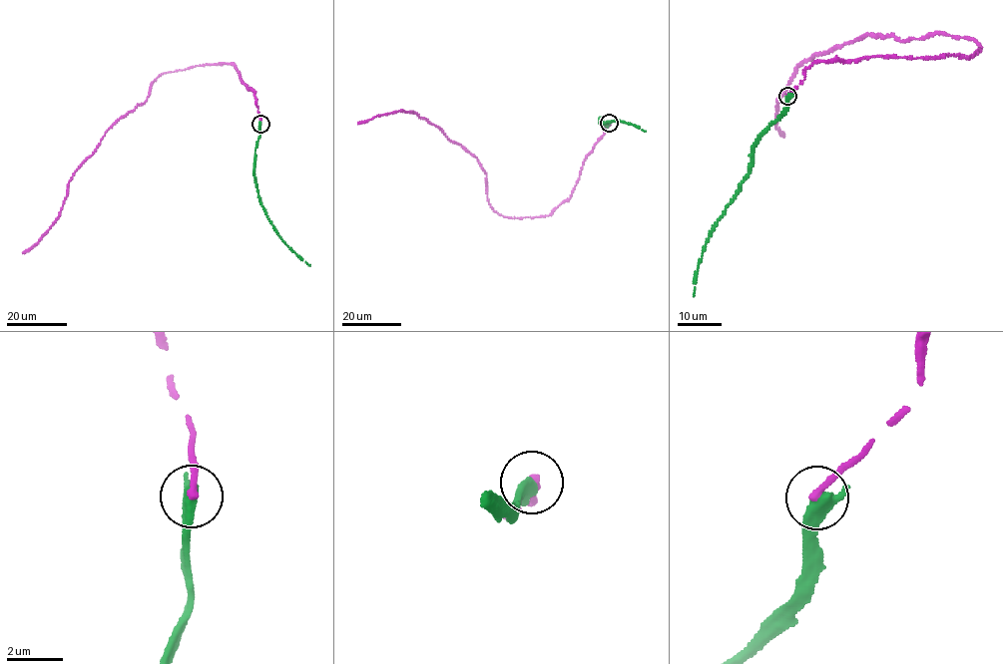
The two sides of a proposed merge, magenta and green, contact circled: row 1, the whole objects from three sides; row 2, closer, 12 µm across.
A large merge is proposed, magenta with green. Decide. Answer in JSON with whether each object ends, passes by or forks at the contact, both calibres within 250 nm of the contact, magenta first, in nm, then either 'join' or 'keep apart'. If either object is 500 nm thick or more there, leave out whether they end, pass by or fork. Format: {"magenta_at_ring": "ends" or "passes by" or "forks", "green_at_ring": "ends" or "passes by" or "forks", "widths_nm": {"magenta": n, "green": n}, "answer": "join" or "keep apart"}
{"widths_nm": {"magenta": 260, "green": 550}, "answer": "keep apart"}

